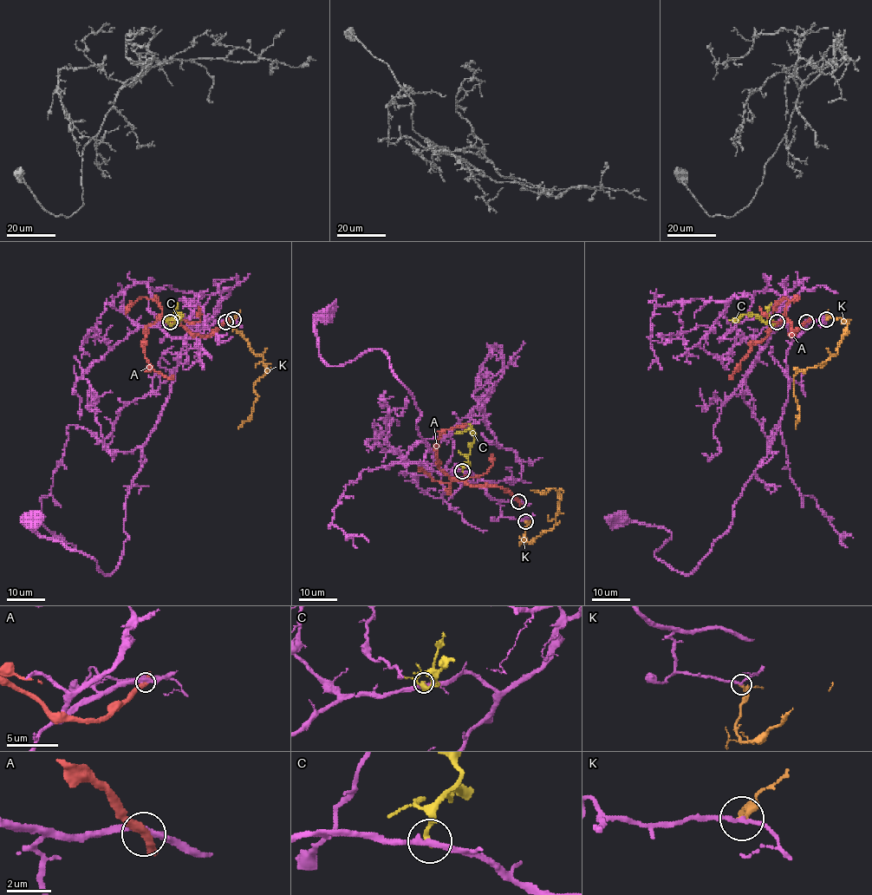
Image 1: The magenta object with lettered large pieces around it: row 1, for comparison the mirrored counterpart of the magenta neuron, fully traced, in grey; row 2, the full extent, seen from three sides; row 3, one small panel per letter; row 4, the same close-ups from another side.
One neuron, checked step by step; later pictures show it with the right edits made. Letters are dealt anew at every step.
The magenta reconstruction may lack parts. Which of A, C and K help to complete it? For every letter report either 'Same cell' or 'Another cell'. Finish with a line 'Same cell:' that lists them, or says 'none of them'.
A: Another cell
C: Another cell
K: Same cell
Same cell: K

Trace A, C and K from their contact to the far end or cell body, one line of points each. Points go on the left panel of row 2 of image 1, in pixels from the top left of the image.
A: (225, 321), (207, 336), (193, 336), (169, 319), (157, 319), (147, 327), (144, 357), (156, 371), (174, 377)
C: (170, 322), (175, 322), (180, 313), (178, 319), (162, 320)
K: (233, 319), (250, 349), (263, 358), (268, 370), (254, 385), (257, 400), (253, 404), (252, 415), (238, 428)

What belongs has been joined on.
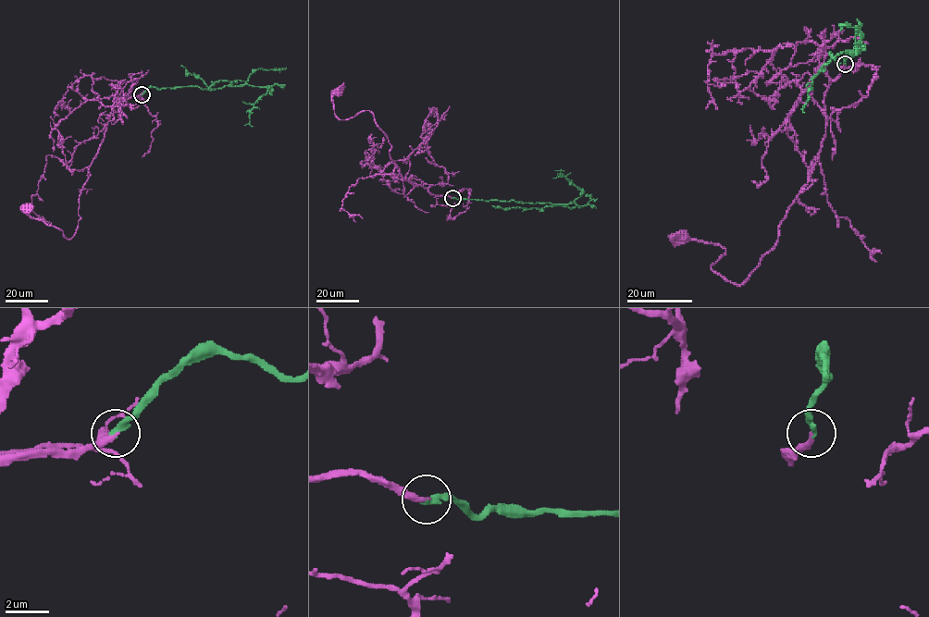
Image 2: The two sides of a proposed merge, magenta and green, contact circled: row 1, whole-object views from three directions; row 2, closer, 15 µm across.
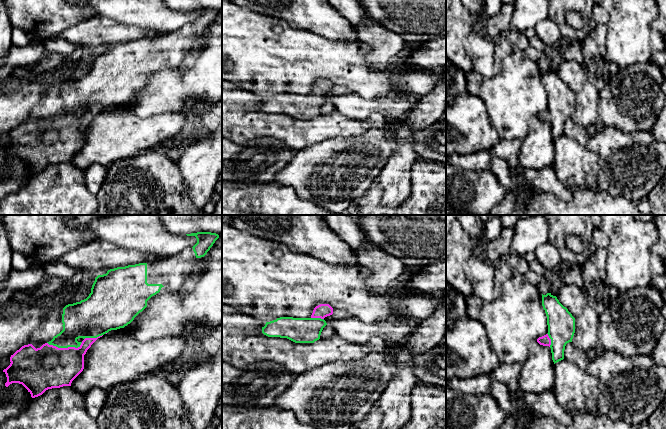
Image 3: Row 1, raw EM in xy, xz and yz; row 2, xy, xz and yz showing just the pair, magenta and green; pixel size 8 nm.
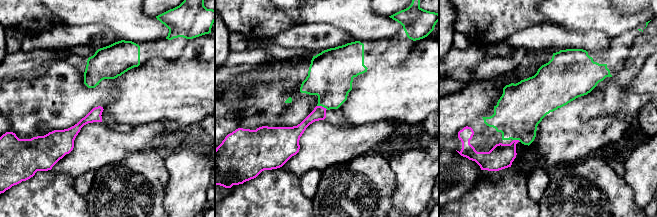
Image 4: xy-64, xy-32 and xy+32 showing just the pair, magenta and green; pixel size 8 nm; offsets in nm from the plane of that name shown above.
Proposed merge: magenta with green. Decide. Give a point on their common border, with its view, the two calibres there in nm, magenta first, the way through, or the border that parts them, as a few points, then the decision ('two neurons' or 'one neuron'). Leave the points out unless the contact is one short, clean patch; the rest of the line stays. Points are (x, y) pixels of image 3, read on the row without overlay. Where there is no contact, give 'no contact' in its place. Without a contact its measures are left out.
xy (65, 124) | 340/280 nm | one neuron

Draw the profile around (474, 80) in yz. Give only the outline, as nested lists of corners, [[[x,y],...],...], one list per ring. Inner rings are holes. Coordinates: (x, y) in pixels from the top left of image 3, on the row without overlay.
[[[472,70],[467,74],[467,92],[479,96],[483,80],[484,78],[480,74]]]

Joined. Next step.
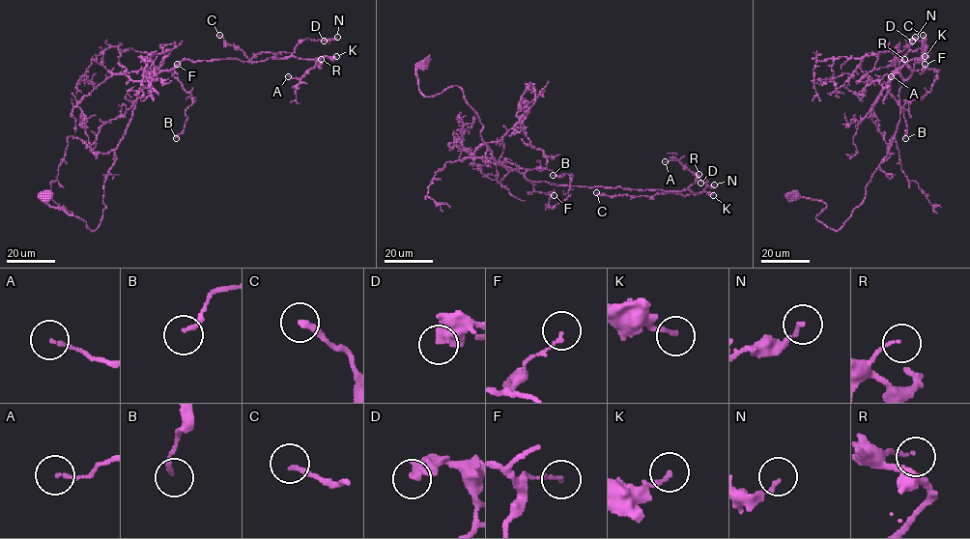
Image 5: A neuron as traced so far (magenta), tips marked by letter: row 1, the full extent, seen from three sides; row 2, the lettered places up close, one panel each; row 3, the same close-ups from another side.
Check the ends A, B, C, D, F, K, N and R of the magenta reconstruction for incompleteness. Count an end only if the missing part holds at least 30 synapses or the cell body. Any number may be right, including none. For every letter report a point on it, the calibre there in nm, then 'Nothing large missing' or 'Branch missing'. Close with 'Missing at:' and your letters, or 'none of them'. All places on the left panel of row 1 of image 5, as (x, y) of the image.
A: Place: (288, 76). Thickness 130 nm. Nothing large missing
B: Place: (176, 138). Thickness 160 nm. Nothing large missing
C: Place: (219, 35). Thickness 200 nm. Nothing large missing
D: Place: (324, 41). Thickness 440 nm. Nothing large missing
F: Place: (177, 64). Thickness 100 nm. Nothing large missing
K: Place: (336, 56). Thickness 170 nm. Nothing large missing
N: Place: (337, 37). Thickness 100 nm. Nothing large missing
R: Place: (321, 59). Thickness 100 nm. Nothing large missing
Missing at: none of them

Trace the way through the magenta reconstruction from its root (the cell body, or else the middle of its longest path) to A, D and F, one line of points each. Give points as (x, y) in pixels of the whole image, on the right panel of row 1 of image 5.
A: (794, 195), (824, 203), (815, 218), (835, 230), (863, 201), (896, 132), (899, 89), (922, 56), (891, 76)
D: (794, 195), (824, 203), (815, 218), (835, 230), (863, 201), (896, 132), (899, 89), (926, 39), (912, 41)
F: (794, 195), (821, 200), (827, 206), (815, 218), (835, 230), (842, 226), (893, 140), (902, 81), (925, 64)

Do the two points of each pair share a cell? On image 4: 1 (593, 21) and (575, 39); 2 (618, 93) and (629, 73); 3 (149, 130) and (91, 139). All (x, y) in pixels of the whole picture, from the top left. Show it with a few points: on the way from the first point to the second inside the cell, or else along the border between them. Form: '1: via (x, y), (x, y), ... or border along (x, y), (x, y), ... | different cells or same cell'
1: border along (561, 26), (567, 29), (602, 30), (607, 34) | different cells
2: border along (639, 69), (626, 84), (622, 85), (615, 80) | different cells
3: via (135, 139), (105, 139) | same cell

